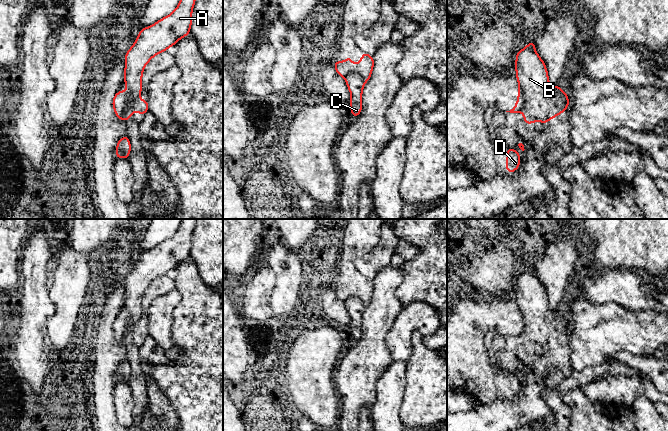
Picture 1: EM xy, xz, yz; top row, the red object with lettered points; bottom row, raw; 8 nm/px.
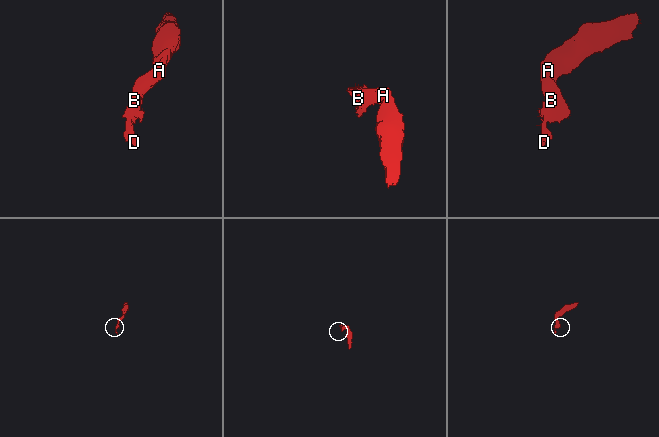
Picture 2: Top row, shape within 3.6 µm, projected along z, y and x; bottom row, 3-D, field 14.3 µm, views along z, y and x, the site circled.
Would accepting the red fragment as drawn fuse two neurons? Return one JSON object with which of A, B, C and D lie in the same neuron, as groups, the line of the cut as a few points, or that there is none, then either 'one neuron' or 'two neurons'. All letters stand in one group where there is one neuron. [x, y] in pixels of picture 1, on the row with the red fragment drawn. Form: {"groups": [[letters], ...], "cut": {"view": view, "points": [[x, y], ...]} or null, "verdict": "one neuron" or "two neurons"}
{"groups": [["A", "B", "C"], ["D"]], "cut": {"view": "xz", "points": [[344, 76], [351, 72], [357, 72], [365, 81]]}, "verdict": "two neurons"}

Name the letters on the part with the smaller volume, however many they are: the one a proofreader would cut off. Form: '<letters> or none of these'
D

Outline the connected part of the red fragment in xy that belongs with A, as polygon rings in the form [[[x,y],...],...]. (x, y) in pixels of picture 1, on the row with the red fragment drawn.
[[[180,0],[177,8],[155,24],[142,28],[133,46],[125,55],[124,83],[133,97],[139,97],[142,91],[142,73],[146,64],[157,54],[167,51],[181,38],[190,34],[192,24],[192,9],[196,0]]]

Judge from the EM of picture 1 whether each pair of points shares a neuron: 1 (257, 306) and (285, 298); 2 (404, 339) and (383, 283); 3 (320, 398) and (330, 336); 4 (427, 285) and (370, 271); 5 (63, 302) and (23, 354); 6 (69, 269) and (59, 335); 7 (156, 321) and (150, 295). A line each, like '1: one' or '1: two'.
1: two
2: two
3: one
4: two
5: two
6: one
7: two

